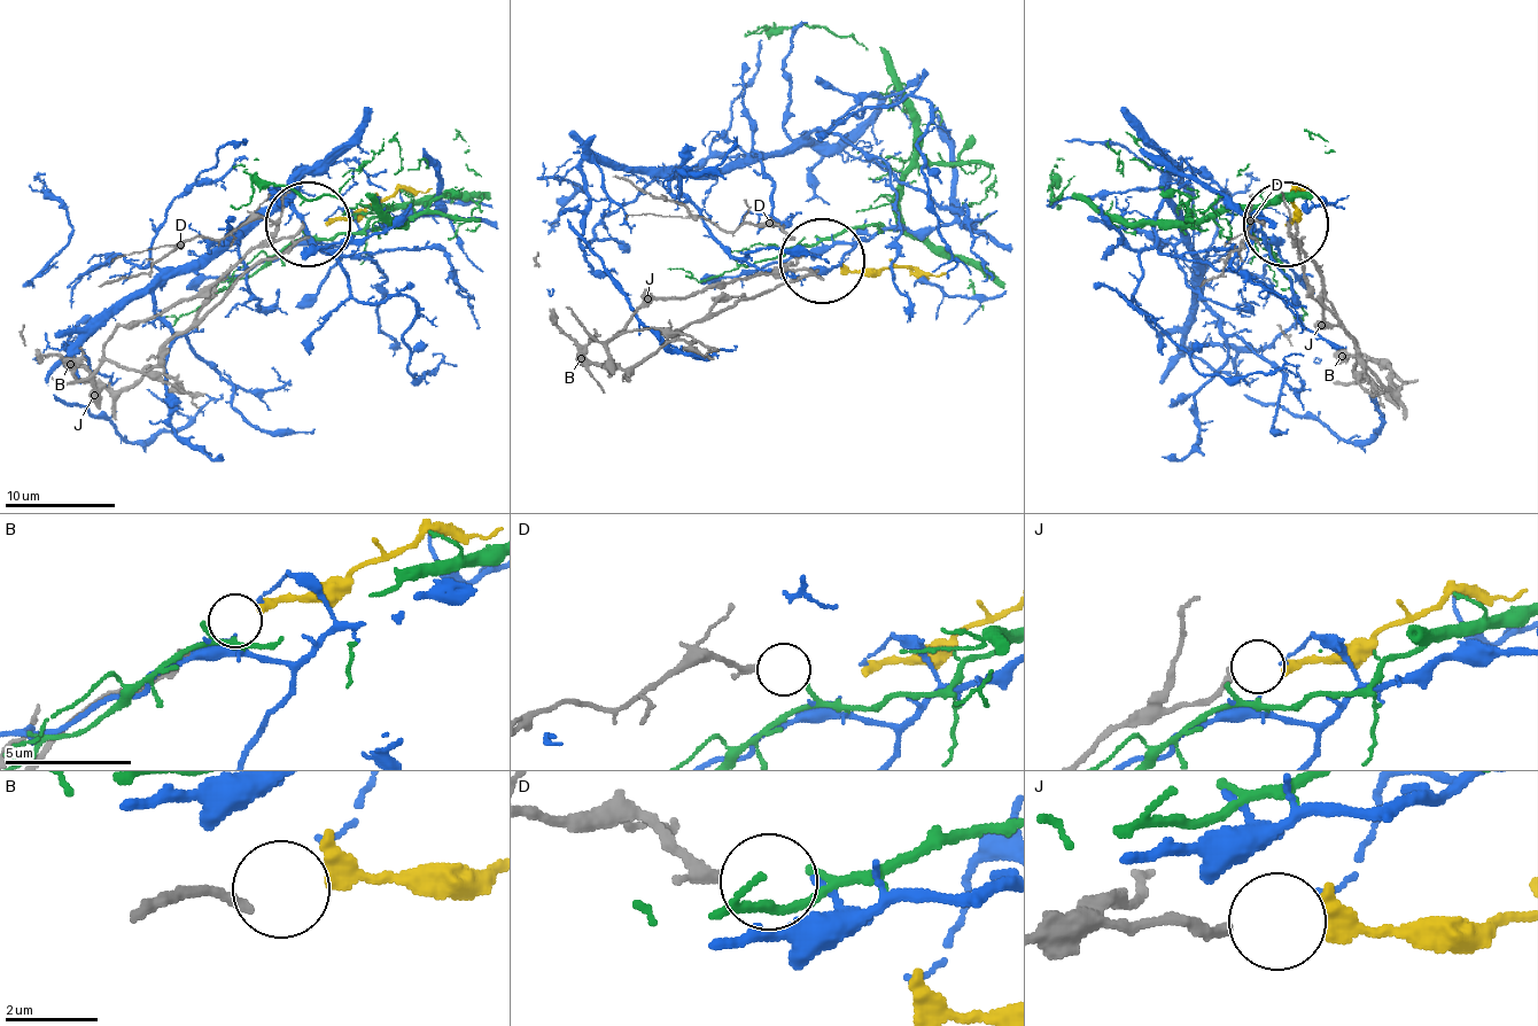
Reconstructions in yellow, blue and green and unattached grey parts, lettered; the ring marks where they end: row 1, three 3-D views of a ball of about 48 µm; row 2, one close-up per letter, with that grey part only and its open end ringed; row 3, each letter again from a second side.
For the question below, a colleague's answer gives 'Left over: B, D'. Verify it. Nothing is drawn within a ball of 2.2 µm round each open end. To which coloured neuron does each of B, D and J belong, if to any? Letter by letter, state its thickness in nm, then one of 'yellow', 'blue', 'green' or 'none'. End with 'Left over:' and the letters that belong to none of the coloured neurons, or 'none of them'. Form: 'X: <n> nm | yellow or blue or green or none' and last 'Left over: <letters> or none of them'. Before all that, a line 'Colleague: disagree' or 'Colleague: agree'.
Colleague: disagree
B: 200 nm | none
D: 300 nm | green
J: 240 nm | yellow
Left over: B

